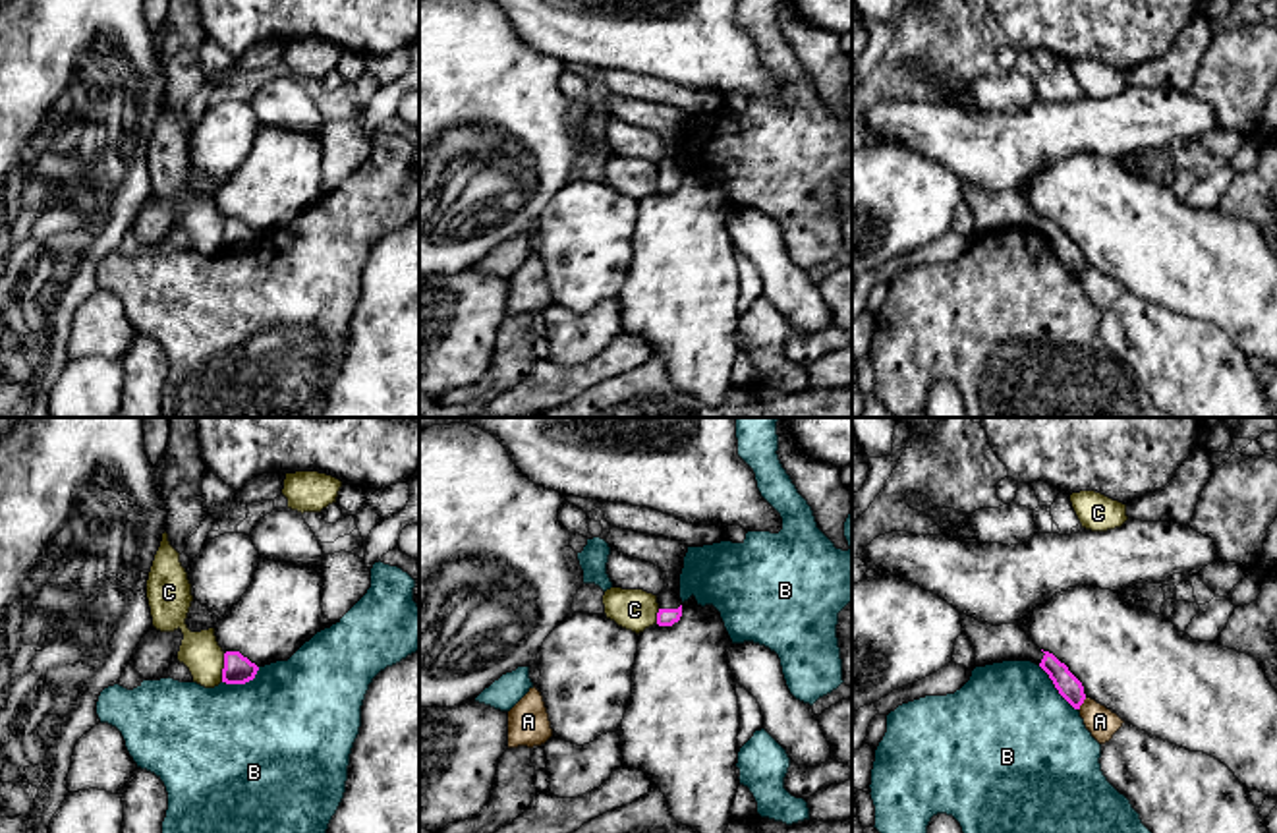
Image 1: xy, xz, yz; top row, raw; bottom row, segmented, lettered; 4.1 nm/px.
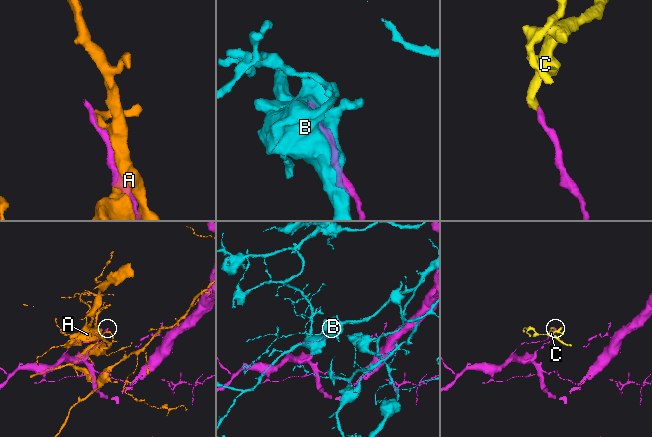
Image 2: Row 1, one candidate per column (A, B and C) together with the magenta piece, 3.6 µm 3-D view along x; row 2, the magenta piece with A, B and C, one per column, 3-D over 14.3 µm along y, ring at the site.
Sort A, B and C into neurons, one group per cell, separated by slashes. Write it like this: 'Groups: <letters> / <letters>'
Groups: A / B / C

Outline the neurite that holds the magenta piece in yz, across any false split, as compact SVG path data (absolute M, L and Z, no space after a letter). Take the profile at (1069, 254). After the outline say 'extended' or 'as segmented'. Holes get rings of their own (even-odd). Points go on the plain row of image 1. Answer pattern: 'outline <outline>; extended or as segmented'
outline M960 180L962 199L976 218L976 234L1003 228L1032 228L1053 247L1059 261L1074 274L1086 267L1082 249L1053 220L1041 218L1018 191L985 191Z; extended

